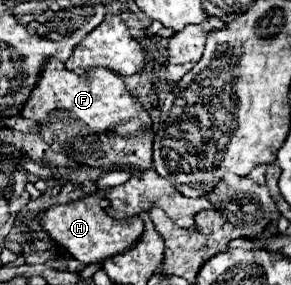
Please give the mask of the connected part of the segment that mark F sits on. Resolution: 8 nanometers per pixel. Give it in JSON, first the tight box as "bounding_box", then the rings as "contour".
{"bounding_box":[20,59,152,167],"contour":[[[48,59],[20,115],[28,119],[40,117],[44,141],[76,163],[94,167],[152,167],[152,121],[136,97],[130,95],[124,81],[110,69],[94,67],[84,75],[76,75],[62,61]]]}

